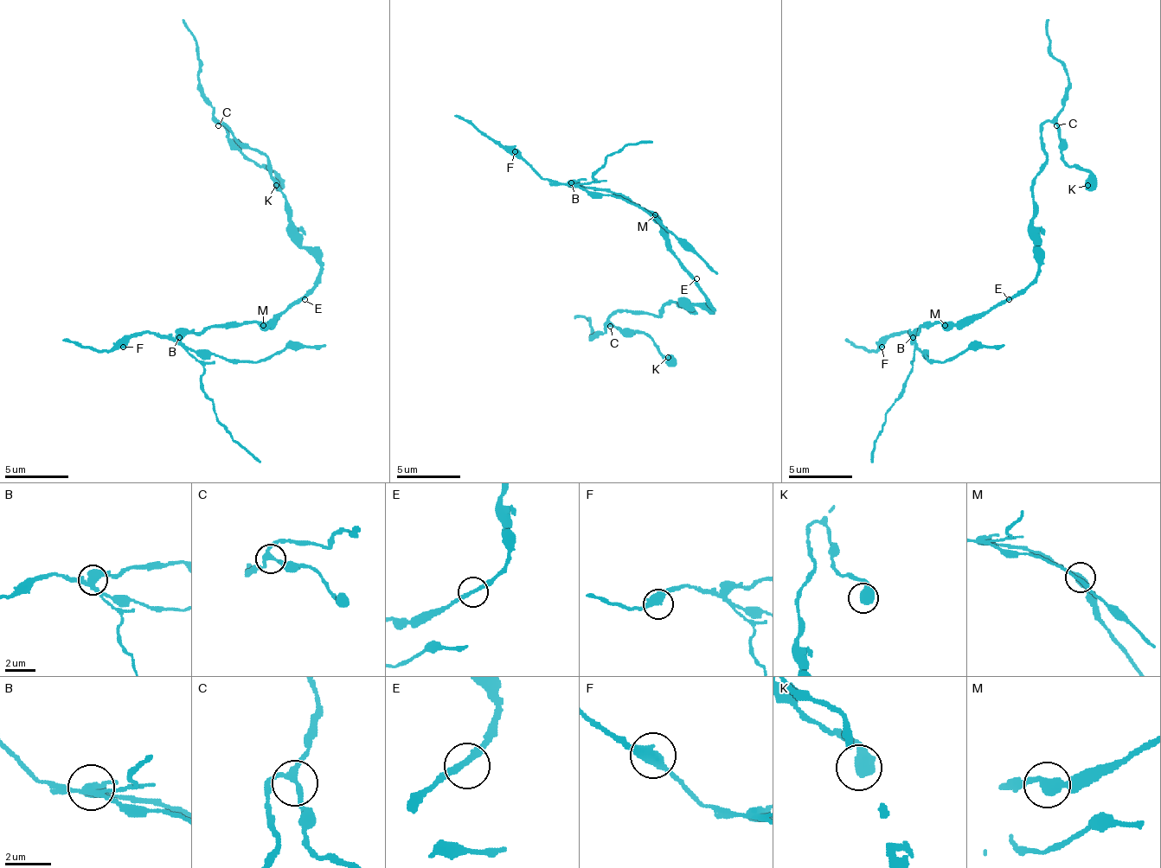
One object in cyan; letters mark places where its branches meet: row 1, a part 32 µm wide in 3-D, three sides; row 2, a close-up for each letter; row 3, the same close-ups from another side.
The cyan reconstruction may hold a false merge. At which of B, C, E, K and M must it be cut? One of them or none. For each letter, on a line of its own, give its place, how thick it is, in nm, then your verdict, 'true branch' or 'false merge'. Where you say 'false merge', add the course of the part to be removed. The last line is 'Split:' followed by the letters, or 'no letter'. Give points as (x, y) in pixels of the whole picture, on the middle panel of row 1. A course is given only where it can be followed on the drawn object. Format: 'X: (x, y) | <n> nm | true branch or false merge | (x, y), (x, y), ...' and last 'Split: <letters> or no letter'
B: (571, 182) | 380 nm | false merge | (572, 183), (585, 189), (626, 199), (648, 212), (718, 275)
C: (610, 326) | 240 nm | true branch
E: (696, 278) | 240 nm | true branch
K: (668, 357) | 650 nm | true branch
M: (655, 214) | 400 nm | true branch
Split: B

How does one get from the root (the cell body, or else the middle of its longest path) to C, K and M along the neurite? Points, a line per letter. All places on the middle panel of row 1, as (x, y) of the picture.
C: (693, 278), (696, 288), (712, 307), (668, 303), (657, 316), (619, 309), (610, 319), (610, 326)
K: (693, 278), (712, 307), (668, 303), (657, 316), (619, 309), (610, 319), (619, 328), (642, 332), (668, 357)
M: (693, 278), (674, 252), (668, 233), (657, 224), (655, 214)

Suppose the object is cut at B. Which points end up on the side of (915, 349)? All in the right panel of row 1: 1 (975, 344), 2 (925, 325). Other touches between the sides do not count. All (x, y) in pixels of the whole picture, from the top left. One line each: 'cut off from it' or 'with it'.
1: with it
2: cut off from it

